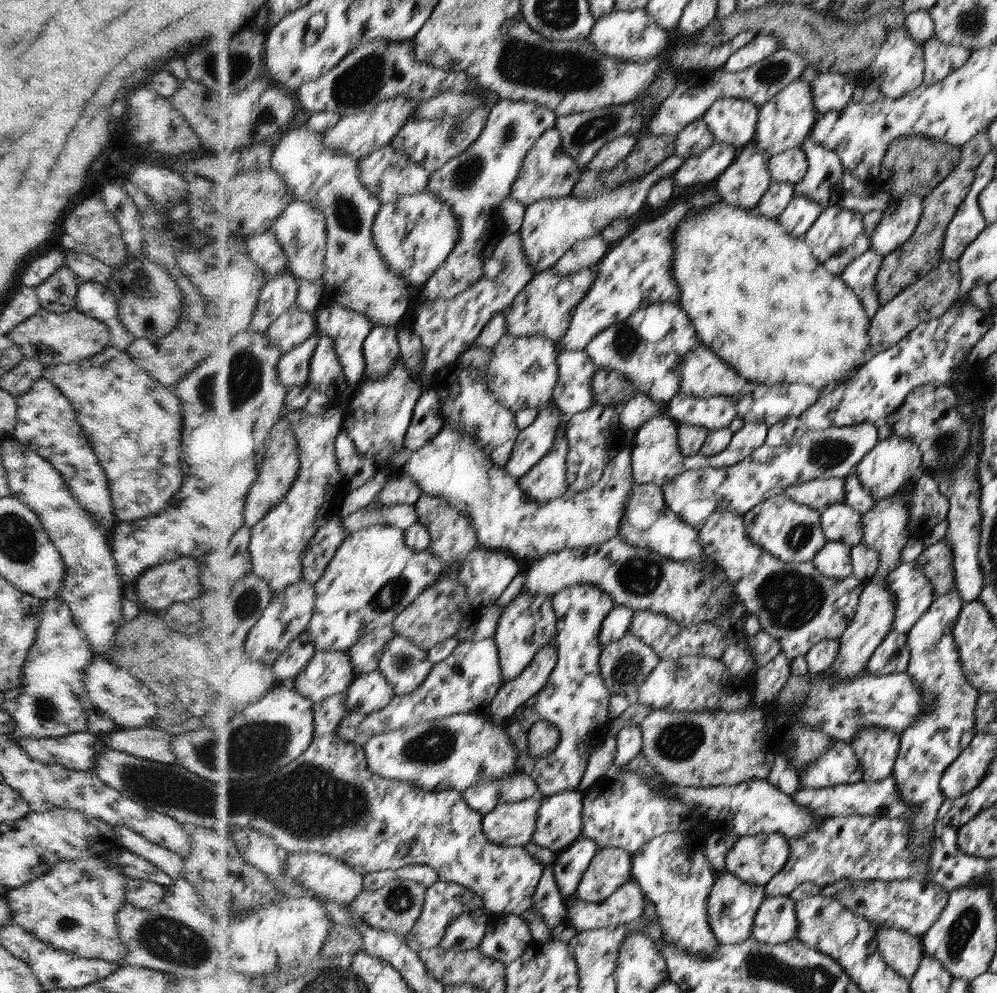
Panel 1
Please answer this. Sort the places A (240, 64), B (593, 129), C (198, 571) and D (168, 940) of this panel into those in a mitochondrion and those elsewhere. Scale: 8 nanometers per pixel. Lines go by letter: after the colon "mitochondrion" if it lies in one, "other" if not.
A: mitochondrion
B: mitochondrion
C: other
D: mitochondrion

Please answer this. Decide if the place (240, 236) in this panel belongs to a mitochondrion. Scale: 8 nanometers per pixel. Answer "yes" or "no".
no

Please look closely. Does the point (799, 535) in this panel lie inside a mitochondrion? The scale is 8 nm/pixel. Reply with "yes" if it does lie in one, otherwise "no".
yes

